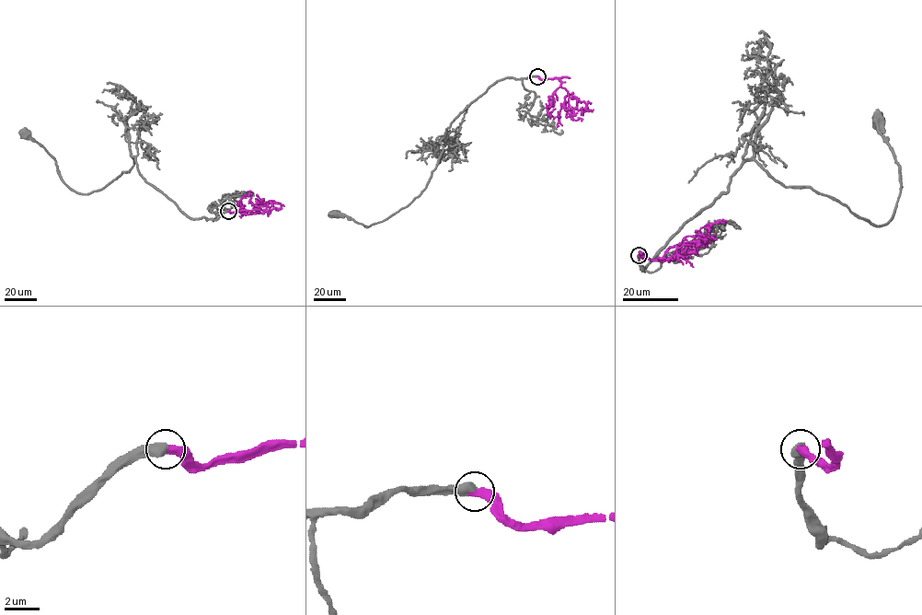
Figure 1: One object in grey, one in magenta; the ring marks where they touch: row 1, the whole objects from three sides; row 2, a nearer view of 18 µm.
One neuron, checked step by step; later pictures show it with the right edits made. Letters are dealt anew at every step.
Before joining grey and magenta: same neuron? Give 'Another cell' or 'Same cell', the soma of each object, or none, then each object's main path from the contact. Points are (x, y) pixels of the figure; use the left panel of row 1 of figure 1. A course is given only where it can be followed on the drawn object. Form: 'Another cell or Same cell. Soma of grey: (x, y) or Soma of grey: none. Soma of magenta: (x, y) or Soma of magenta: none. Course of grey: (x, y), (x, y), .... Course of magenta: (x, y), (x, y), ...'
Same cell. Soma of grey: (26, 133). Soma of magenta: none. Course of grey: (228, 211), (188, 217), (132, 156), (128, 171), (79, 193), (25, 133). Course of magenta: (228, 211), (256, 213), (258, 207), (250, 202), (247, 191)

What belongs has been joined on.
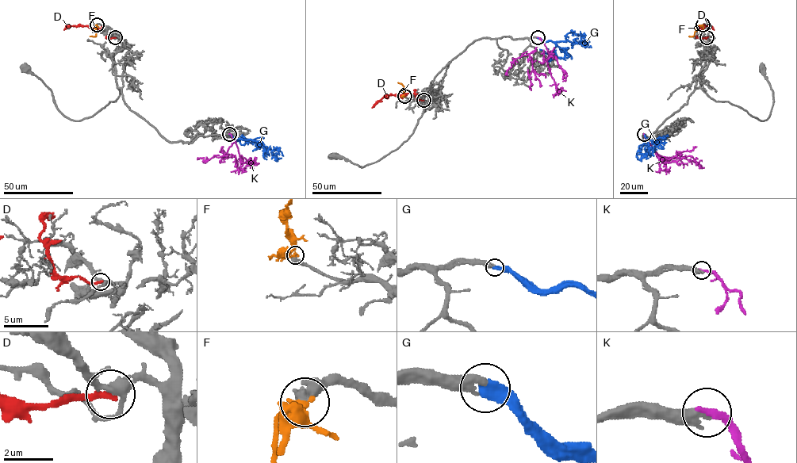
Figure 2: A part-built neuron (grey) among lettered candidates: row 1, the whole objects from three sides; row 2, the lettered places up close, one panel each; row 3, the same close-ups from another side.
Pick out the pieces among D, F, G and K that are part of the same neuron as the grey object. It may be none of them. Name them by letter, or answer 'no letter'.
G

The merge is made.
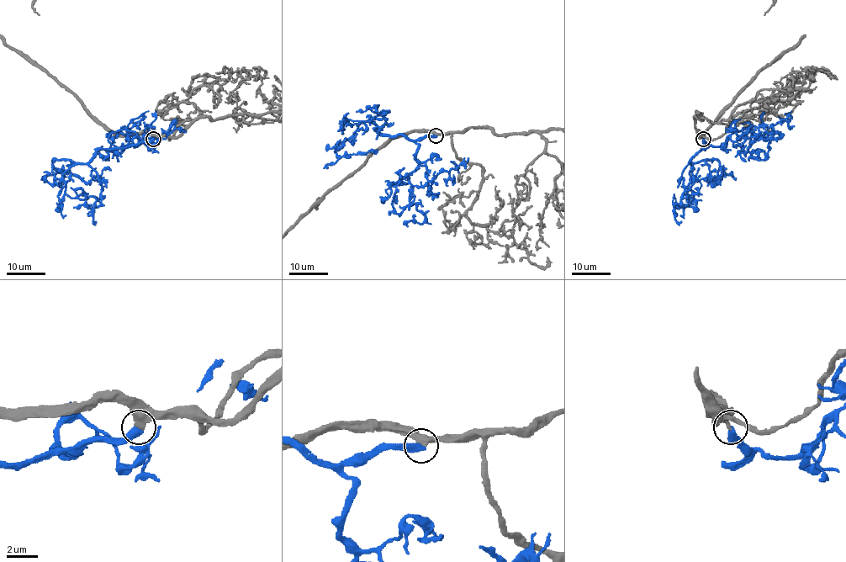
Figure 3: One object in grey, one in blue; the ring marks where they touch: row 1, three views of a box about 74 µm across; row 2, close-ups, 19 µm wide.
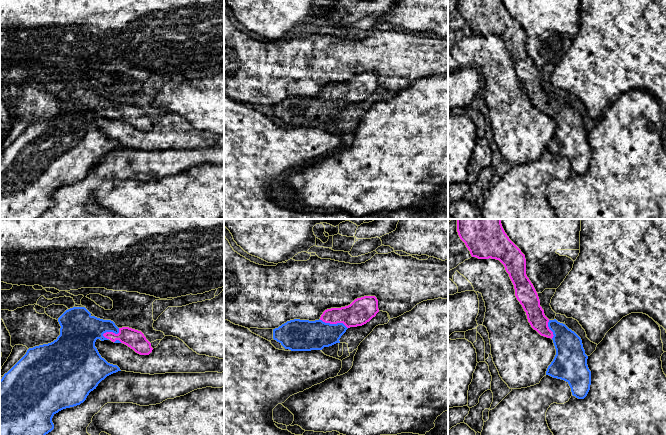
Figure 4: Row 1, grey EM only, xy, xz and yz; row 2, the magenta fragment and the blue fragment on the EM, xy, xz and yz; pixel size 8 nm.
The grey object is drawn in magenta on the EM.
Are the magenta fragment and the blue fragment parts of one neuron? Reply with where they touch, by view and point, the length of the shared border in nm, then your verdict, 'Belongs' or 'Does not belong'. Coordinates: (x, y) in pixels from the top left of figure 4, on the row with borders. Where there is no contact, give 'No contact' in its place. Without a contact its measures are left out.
Touches magenta at xz (333, 323). Shared border 240 nm. Belongs

